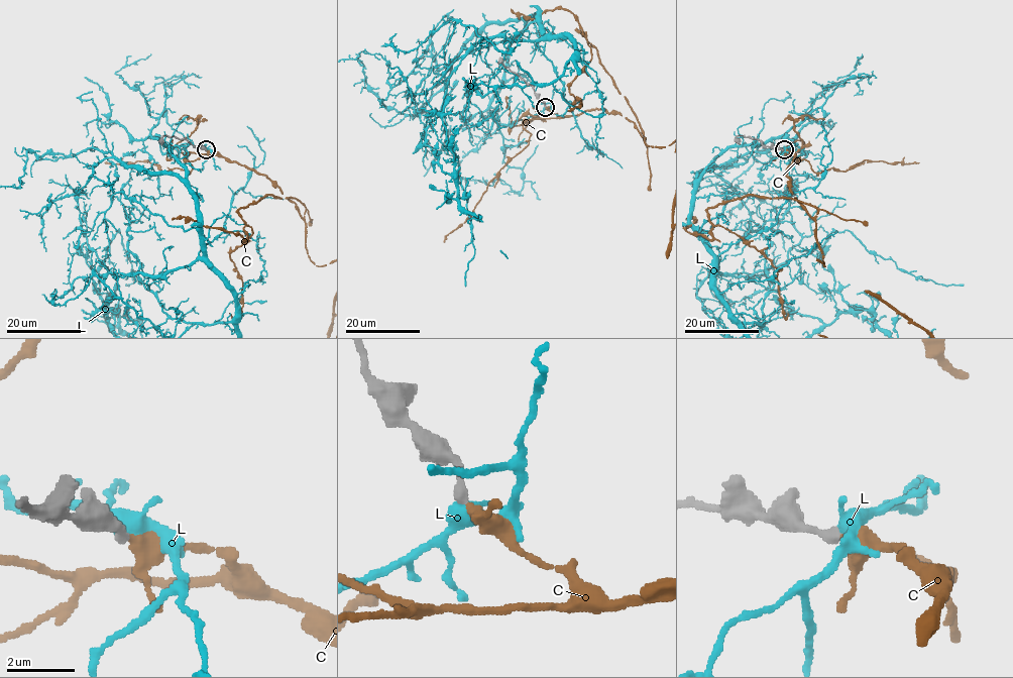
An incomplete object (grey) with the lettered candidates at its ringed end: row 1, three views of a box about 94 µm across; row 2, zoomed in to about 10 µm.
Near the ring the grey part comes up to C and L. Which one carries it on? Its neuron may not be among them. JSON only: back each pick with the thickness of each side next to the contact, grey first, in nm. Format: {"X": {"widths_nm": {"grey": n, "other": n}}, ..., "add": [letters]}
{"C": {"widths_nm": {"grey": 300, "other": 440}}, "add": ["C"]}

